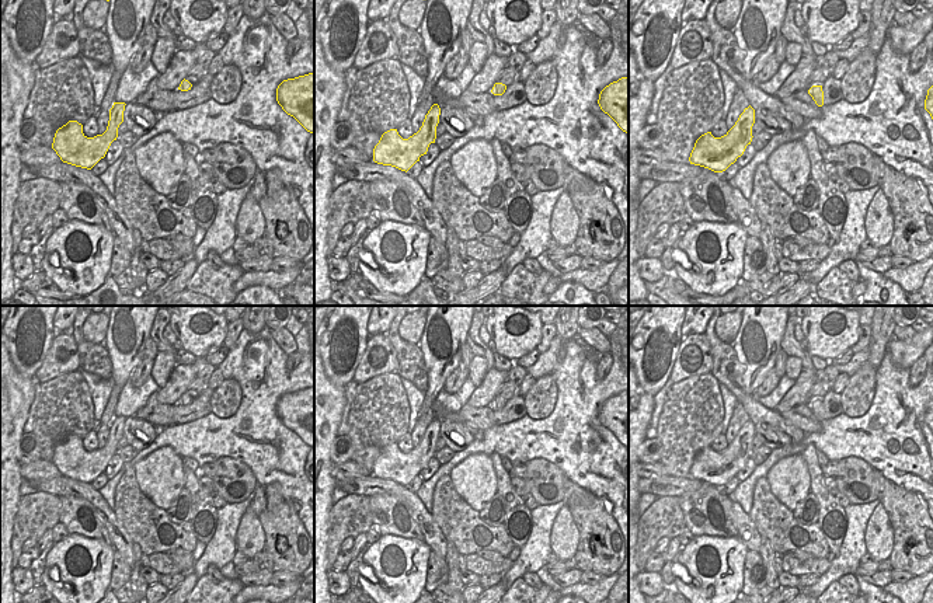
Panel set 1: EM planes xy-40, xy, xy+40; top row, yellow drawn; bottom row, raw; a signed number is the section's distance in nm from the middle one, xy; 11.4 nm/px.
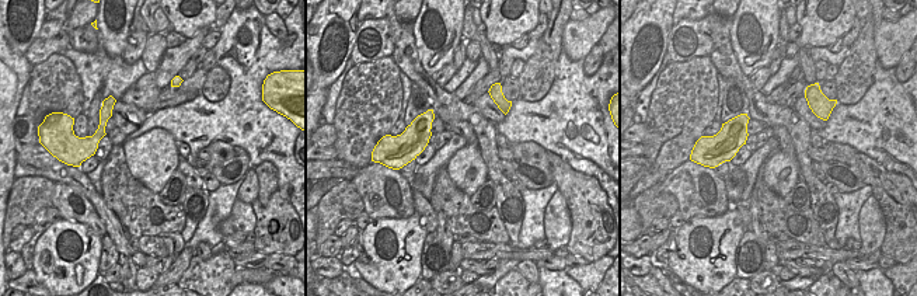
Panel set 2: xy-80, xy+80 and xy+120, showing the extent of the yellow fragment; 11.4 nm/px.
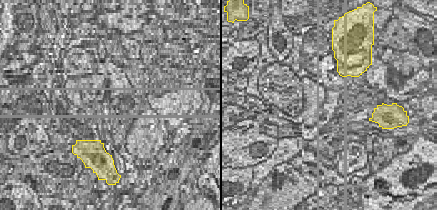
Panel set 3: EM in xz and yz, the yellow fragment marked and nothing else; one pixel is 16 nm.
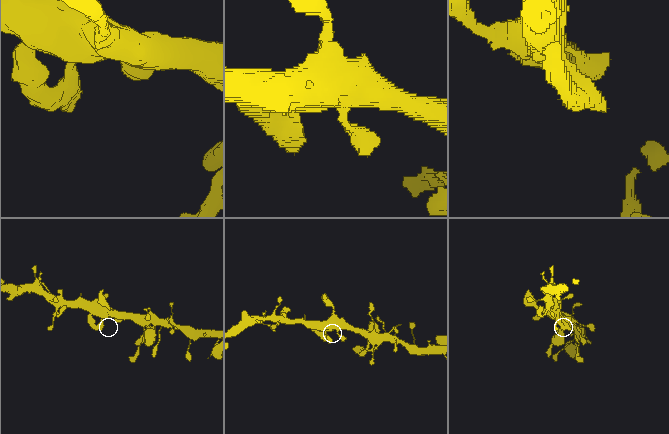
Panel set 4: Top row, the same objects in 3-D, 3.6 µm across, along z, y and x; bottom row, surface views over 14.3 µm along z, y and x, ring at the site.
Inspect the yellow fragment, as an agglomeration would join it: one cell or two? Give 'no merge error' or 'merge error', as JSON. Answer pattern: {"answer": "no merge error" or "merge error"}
{"answer": "merge error"}

